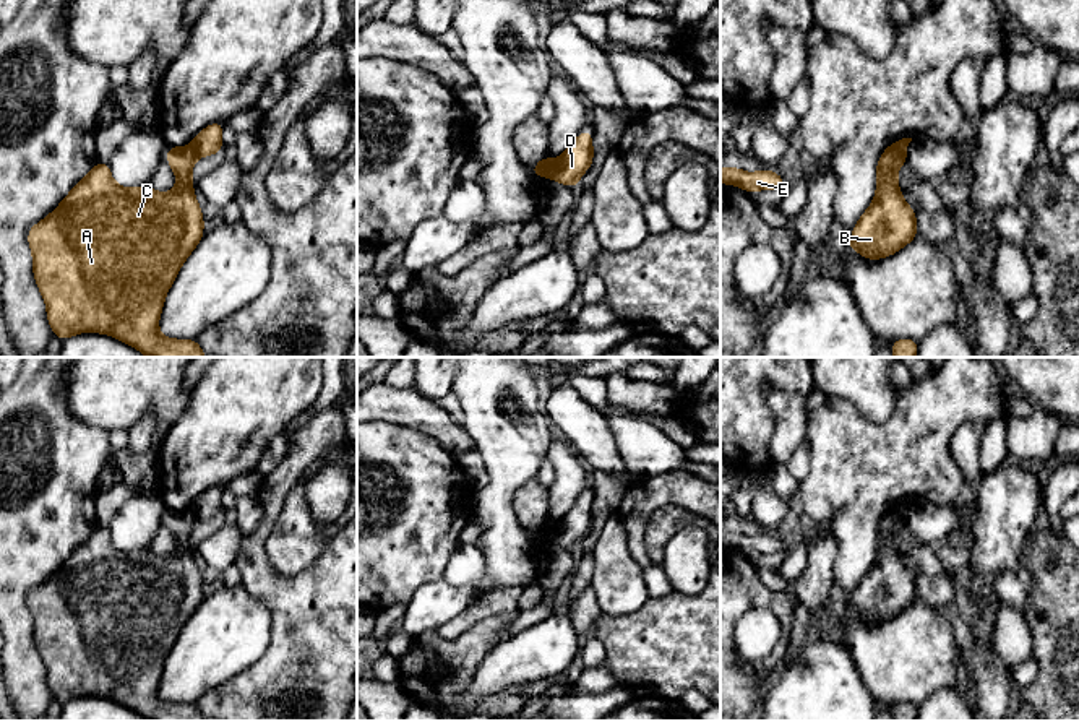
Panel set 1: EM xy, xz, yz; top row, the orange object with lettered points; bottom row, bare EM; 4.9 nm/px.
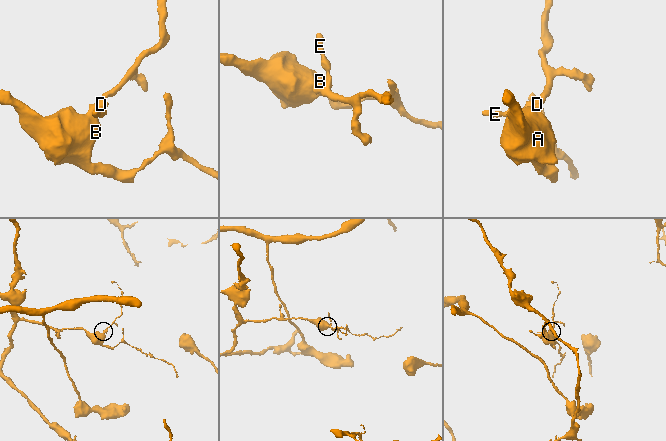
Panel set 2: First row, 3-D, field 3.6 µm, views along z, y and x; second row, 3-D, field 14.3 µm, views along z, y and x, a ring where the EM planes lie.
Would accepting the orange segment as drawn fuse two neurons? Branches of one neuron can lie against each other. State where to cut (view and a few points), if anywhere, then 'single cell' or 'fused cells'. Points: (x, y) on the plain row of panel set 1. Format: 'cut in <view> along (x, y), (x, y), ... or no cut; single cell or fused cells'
cut in xz along (558, 523), (554, 541); fused cells

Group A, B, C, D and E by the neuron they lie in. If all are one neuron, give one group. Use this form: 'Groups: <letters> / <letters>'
Groups: A B C / D E

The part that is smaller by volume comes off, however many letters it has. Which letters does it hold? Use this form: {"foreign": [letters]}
{"foreign": ["D", "E"]}

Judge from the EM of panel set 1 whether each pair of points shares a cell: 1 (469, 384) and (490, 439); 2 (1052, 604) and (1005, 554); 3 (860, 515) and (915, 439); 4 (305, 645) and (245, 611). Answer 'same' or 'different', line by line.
1: same
2: different
3: same
4: different

